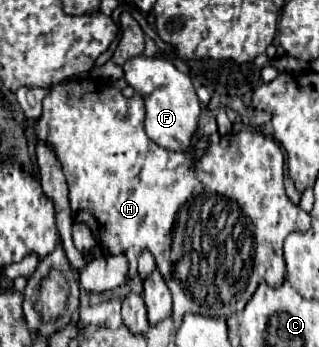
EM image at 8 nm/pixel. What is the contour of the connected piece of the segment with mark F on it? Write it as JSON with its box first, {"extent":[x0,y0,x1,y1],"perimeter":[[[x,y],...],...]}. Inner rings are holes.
{"extent":[124,56,202,152],"perimeter":[[[136,56],[124,64],[126,84],[130,84],[146,102],[146,134],[158,146],[176,152],[190,152],[194,134],[198,130],[198,120],[202,114],[200,100],[192,86],[188,74],[180,72],[170,60],[154,56]]]}

